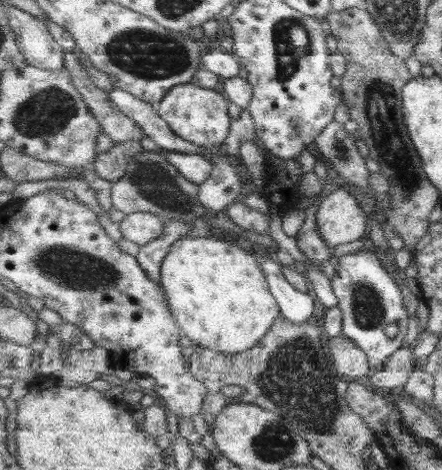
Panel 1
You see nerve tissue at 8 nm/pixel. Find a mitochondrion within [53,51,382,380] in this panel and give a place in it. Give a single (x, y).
(153, 182)

